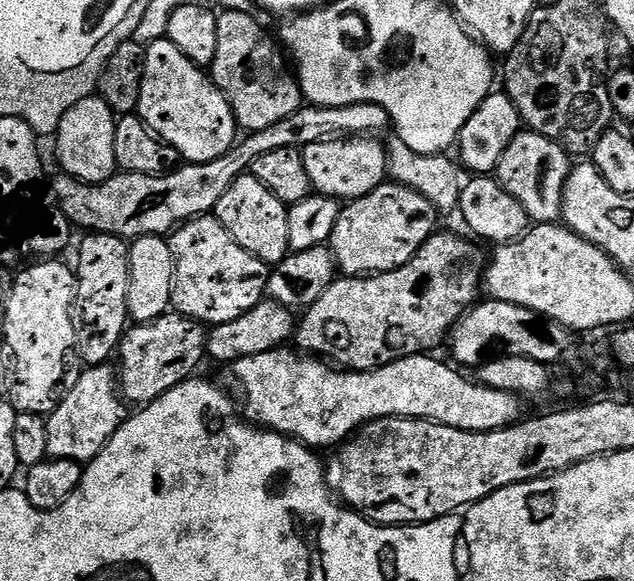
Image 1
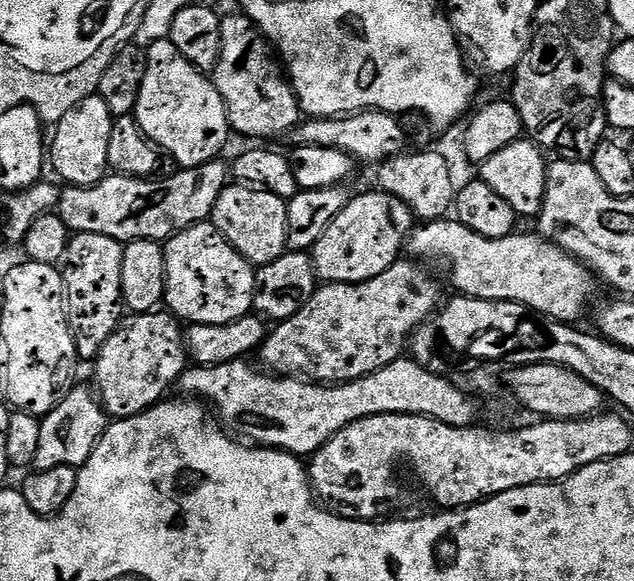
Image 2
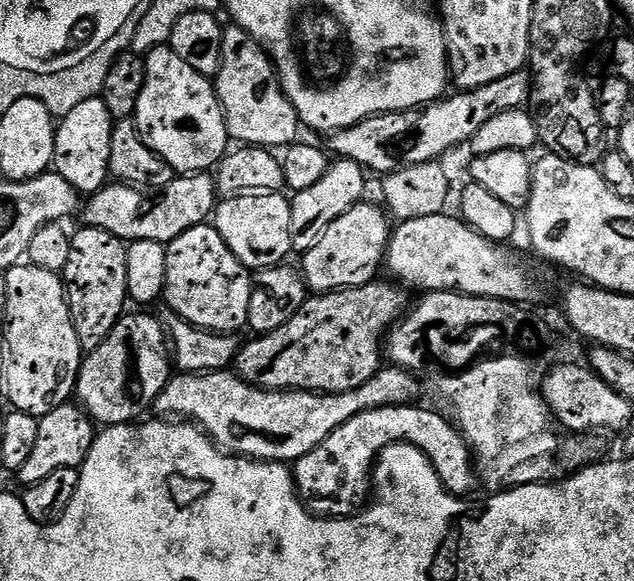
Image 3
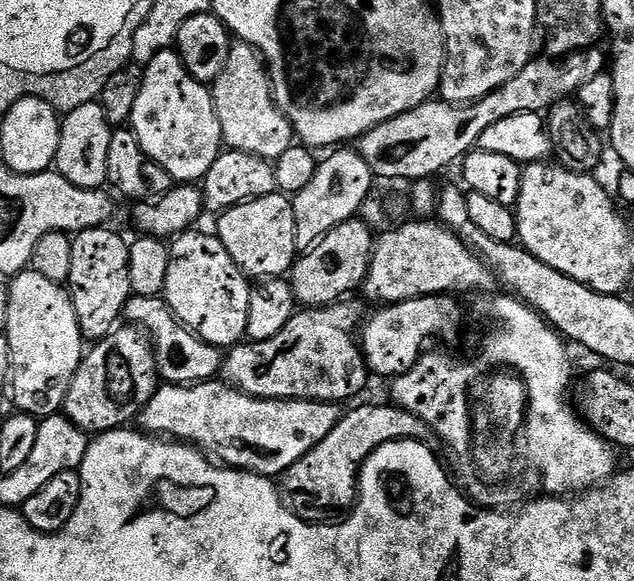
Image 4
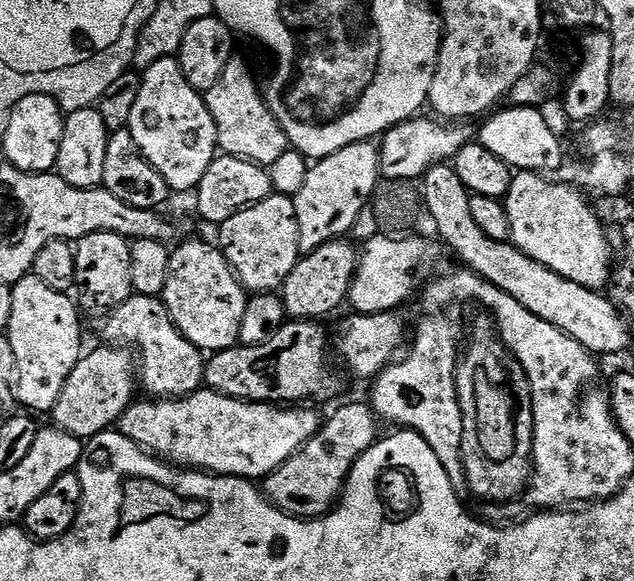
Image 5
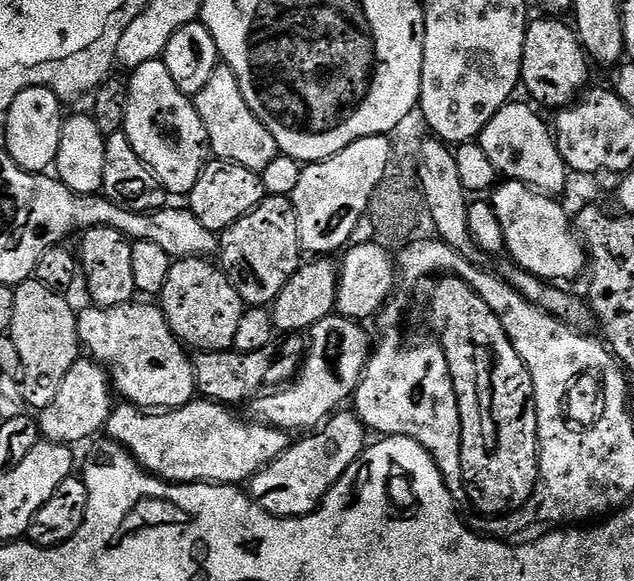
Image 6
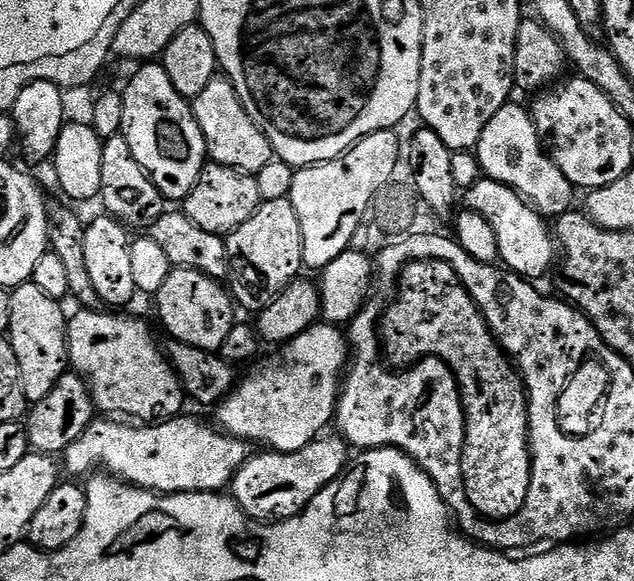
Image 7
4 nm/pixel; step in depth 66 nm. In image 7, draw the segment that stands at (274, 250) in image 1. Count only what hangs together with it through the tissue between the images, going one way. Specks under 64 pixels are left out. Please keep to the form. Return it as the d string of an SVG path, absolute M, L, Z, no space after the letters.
M289 198L266 200L242 226L228 233L228 274L227 287L235 303L249 308L252 314L259 314L270 307L289 284L301 275L304 268L302 250L302 226L298 222L298 210L294 210Z

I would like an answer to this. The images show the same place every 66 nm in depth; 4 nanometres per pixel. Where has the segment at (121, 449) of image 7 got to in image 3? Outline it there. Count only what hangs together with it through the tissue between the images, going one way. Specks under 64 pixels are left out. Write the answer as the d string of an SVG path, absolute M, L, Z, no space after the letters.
M395 366L381 367L370 382L358 386L358 390L343 392L337 396L326 396L318 392L278 392L270 388L255 388L248 384L244 377L237 376L235 371L222 372L180 372L173 375L158 394L154 405L157 413L168 418L179 418L199 426L216 444L216 447L235 457L246 456L249 460L265 462L295 462L310 454L314 446L318 446L338 426L342 426L350 418L362 414L366 410L412 404L416 396L417 377L413 373Z

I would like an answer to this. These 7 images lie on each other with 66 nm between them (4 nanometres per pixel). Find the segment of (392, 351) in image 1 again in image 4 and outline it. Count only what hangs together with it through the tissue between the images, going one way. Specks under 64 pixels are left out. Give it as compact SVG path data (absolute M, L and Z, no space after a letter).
M337 302L329 304L327 308L304 308L297 311L290 322L286 322L286 326L274 334L274 338L237 344L223 357L223 379L239 392L257 396L260 400L317 400L323 404L343 405L344 400L354 399L367 386L370 373L357 336L362 324L360 308L348 303Z

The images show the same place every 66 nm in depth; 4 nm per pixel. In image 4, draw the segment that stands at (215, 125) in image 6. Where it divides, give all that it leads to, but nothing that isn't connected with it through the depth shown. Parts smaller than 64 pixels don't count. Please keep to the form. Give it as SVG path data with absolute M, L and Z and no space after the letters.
M233 43L226 66L222 66L222 74L212 81L210 91L222 126L222 138L231 151L254 154L274 162L294 146L292 123L276 105L267 63L254 45Z

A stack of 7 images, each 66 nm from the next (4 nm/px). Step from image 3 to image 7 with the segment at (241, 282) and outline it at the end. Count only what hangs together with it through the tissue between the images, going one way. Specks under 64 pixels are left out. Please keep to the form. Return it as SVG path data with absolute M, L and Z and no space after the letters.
M173 268L166 282L162 282L162 290L155 293L154 300L160 311L160 320L171 339L209 350L219 350L222 342L226 342L226 334L230 334L234 323L234 300L221 281L212 280L198 270Z

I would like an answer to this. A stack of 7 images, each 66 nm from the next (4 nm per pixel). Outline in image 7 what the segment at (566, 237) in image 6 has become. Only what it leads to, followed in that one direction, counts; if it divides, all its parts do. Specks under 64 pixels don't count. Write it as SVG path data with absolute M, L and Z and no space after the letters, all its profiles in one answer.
M482 178L463 193L462 204L467 211L477 212L482 218L486 218L486 222L490 222L490 226L494 228L494 238L498 238L500 260L507 271L525 278L547 274L552 259L557 259L558 256L554 236L550 231L549 221L531 207L524 197L510 186Z

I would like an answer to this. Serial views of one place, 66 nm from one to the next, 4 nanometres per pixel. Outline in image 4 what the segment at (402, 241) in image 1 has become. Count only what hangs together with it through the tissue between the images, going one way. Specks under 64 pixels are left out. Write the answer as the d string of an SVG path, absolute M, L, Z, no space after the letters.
M353 218L334 226L334 230L326 233L313 248L309 248L293 264L290 273L292 293L296 296L297 305L304 308L327 308L329 304L343 301L347 292L352 292L363 285L368 276L368 267L372 261L372 250L374 247L374 235L360 218Z

